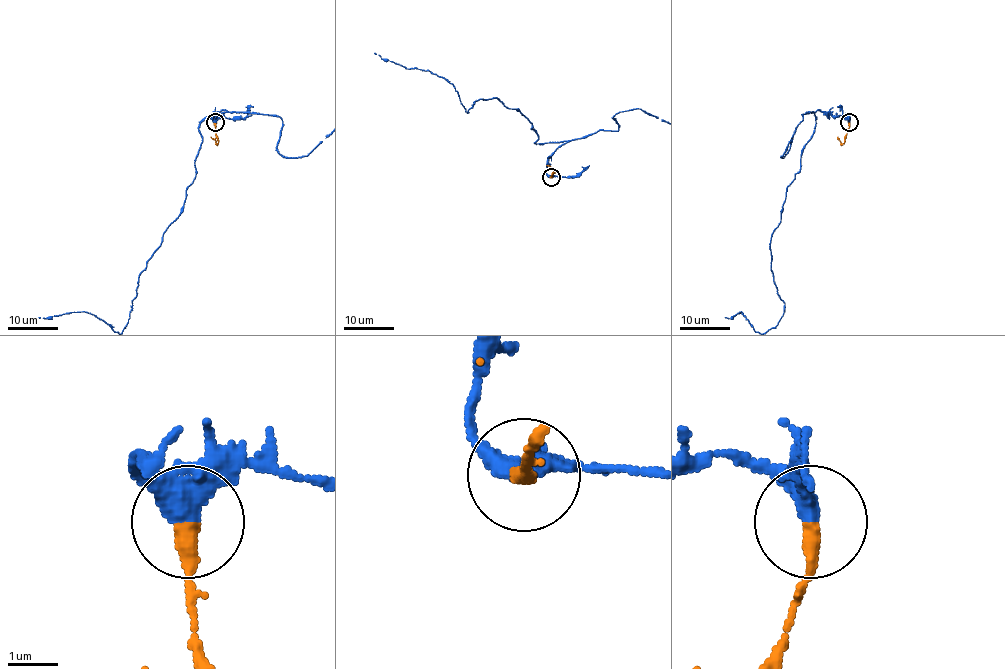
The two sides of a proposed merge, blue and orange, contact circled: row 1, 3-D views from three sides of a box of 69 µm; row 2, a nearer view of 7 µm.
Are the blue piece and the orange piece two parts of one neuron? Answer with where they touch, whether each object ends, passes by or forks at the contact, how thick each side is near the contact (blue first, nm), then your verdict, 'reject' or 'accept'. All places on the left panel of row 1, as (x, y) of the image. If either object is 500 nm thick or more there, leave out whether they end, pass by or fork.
at (215, 122); blue passes by; orange ends there; 360 nm thick on the blue side, 340 nm on the other; accept

